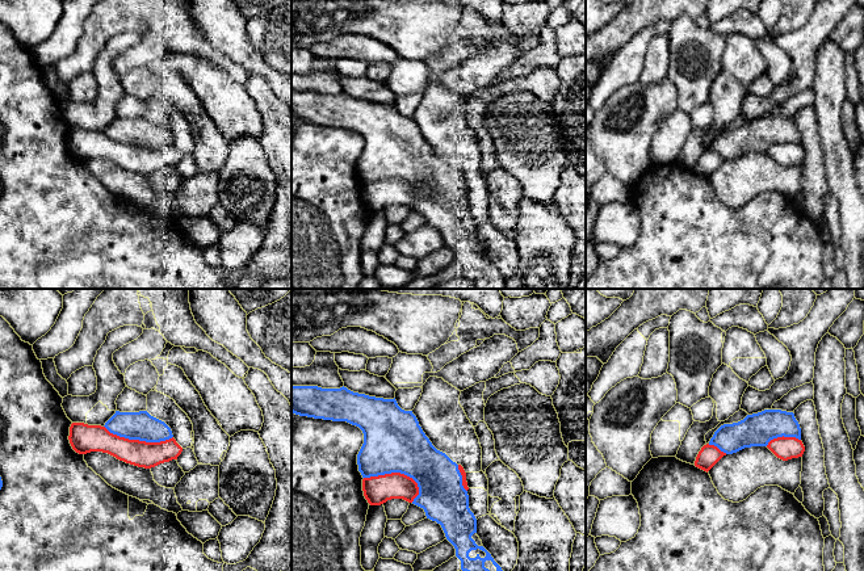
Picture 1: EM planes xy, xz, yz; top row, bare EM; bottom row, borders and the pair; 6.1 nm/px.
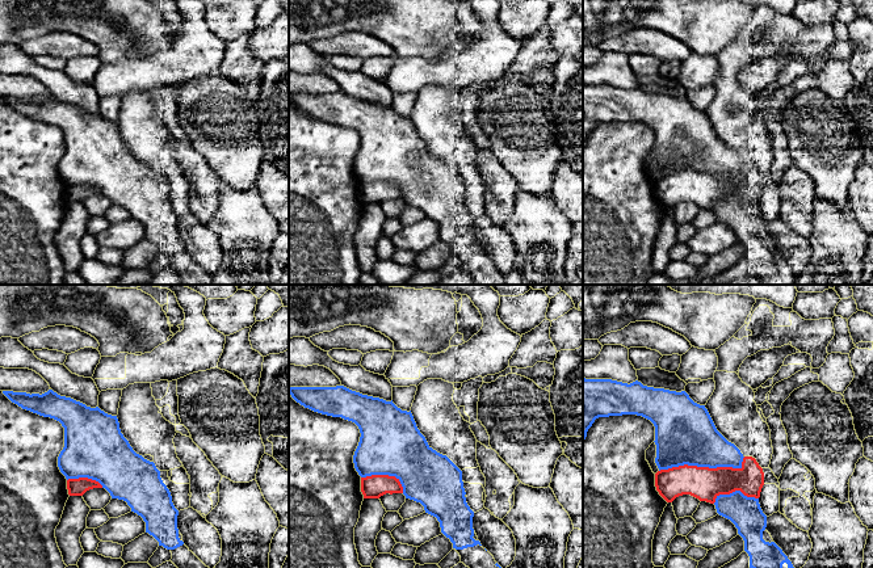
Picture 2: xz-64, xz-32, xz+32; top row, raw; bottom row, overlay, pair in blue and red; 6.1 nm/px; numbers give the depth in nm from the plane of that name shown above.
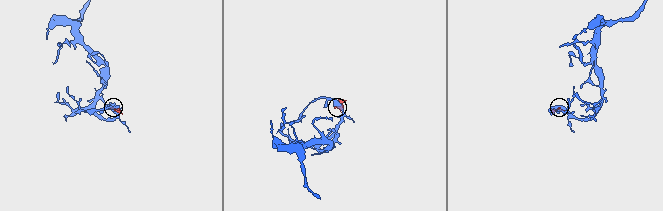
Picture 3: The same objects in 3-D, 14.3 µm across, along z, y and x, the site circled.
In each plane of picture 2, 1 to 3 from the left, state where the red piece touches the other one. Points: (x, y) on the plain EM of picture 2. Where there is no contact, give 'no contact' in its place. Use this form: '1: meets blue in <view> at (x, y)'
1: meets blue in xz-64 at (85, 182)
2: meets blue in xz-32 at (386, 180)
3: meets blue in xz+32 at (704, 172)

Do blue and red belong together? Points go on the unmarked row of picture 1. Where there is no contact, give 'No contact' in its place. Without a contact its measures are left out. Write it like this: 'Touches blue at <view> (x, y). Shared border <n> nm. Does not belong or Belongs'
Touches blue at xz (395, 177). Shared border 360 nm. Does not belong

